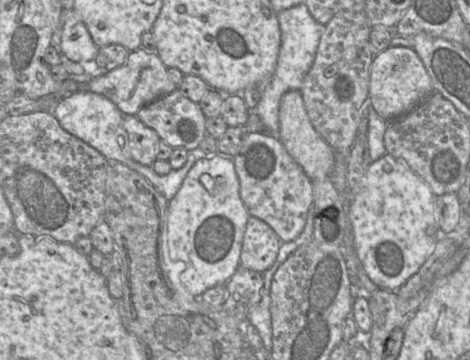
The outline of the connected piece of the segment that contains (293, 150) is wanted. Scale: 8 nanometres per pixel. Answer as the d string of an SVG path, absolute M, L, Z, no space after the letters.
M289 90L281 97L279 105L278 138L288 154L301 166L311 181L330 179L335 163L336 152L317 133L311 124L300 90Z

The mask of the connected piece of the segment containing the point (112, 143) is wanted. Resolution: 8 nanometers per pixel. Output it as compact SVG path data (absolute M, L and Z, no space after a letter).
M79 90L67 95L55 105L52 113L67 132L95 148L109 162L121 162L144 176L168 201L179 191L184 178L200 156L199 150L189 151L186 163L180 169L172 169L167 175L157 174L152 165L134 161L130 155L128 134L123 127L124 114L111 100L95 92Z

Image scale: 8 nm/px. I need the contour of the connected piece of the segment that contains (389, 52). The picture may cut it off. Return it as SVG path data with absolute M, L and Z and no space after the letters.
M389 46L374 56L370 68L369 97L375 111L385 121L410 112L433 92L431 77L413 48Z

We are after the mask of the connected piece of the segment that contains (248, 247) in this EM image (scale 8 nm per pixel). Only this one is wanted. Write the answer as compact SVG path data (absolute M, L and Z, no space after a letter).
M248 218L242 241L240 264L263 273L275 262L282 241L263 220Z

